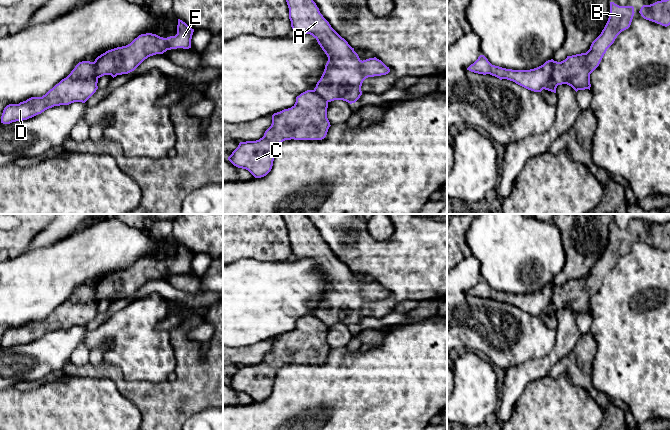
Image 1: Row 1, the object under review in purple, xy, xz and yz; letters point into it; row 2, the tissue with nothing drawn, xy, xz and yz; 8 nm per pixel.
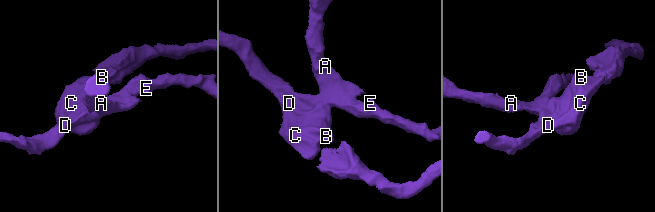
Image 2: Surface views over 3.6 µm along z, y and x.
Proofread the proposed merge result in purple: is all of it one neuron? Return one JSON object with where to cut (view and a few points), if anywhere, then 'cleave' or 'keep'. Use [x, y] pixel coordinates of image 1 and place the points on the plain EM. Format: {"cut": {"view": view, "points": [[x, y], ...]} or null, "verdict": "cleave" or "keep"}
{"cut": null, "verdict": "keep"}

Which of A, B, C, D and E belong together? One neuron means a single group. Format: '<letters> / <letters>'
A B C D E

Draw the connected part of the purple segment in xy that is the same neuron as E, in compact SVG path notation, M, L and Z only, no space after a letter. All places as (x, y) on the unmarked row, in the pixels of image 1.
M178 243L177 258L167 262L146 257L135 262L130 268L106 275L94 286L79 286L71 297L42 321L31 321L19 328L7 329L1 340L1 347L10 348L41 338L54 330L85 327L98 313L98 303L104 299L128 298L145 283L167 274L191 272L194 253Z

